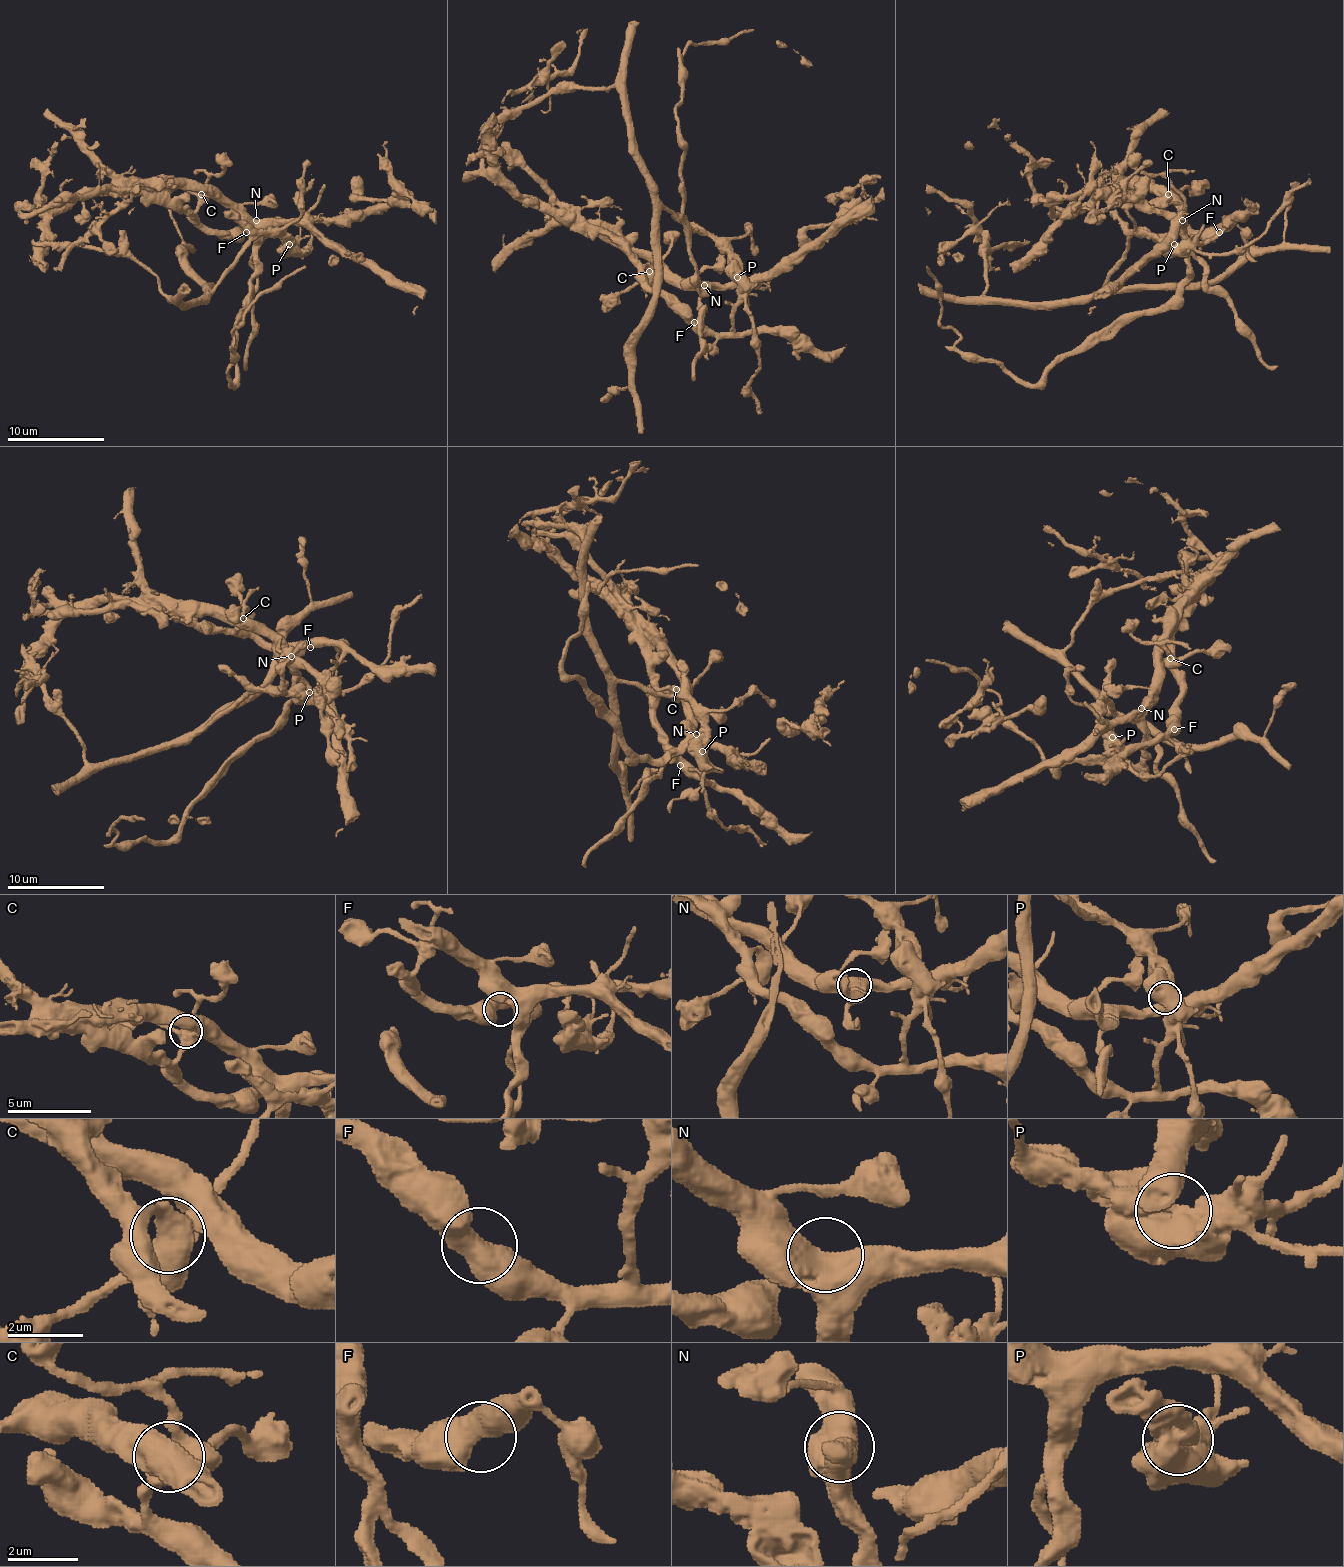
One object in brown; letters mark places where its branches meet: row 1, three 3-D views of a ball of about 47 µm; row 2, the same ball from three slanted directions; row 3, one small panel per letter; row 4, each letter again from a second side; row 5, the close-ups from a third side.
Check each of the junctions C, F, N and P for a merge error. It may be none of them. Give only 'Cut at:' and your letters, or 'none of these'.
Cut at: C, P

